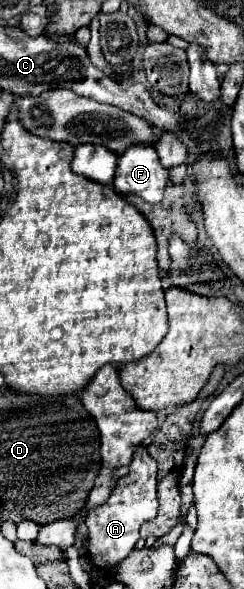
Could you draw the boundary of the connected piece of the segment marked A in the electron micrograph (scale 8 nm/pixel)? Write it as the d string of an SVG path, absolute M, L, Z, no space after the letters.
M141 445L133 453L133 459L129 463L129 475L121 477L117 481L117 487L113 487L109 499L101 507L93 507L93 511L87 513L85 525L89 529L87 535L87 557L97 569L111 571L121 563L139 541L139 527L143 521L149 521L157 515L157 463L149 457L147 449Z

